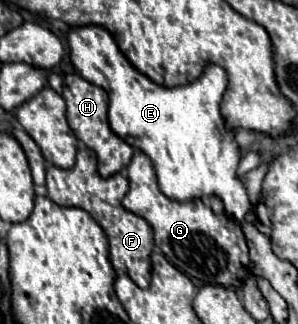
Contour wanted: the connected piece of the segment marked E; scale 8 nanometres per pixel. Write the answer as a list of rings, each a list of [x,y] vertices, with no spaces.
[[[74,27],[68,33],[68,45],[70,59],[80,75],[110,95],[108,119],[112,131],[150,157],[162,193],[180,203],[218,197],[226,207],[226,215],[242,221],[252,205],[242,179],[236,175],[242,159],[236,133],[220,113],[220,103],[228,87],[226,71],[220,65],[206,63],[196,81],[164,87],[136,71],[118,49],[114,37],[102,27]]]

